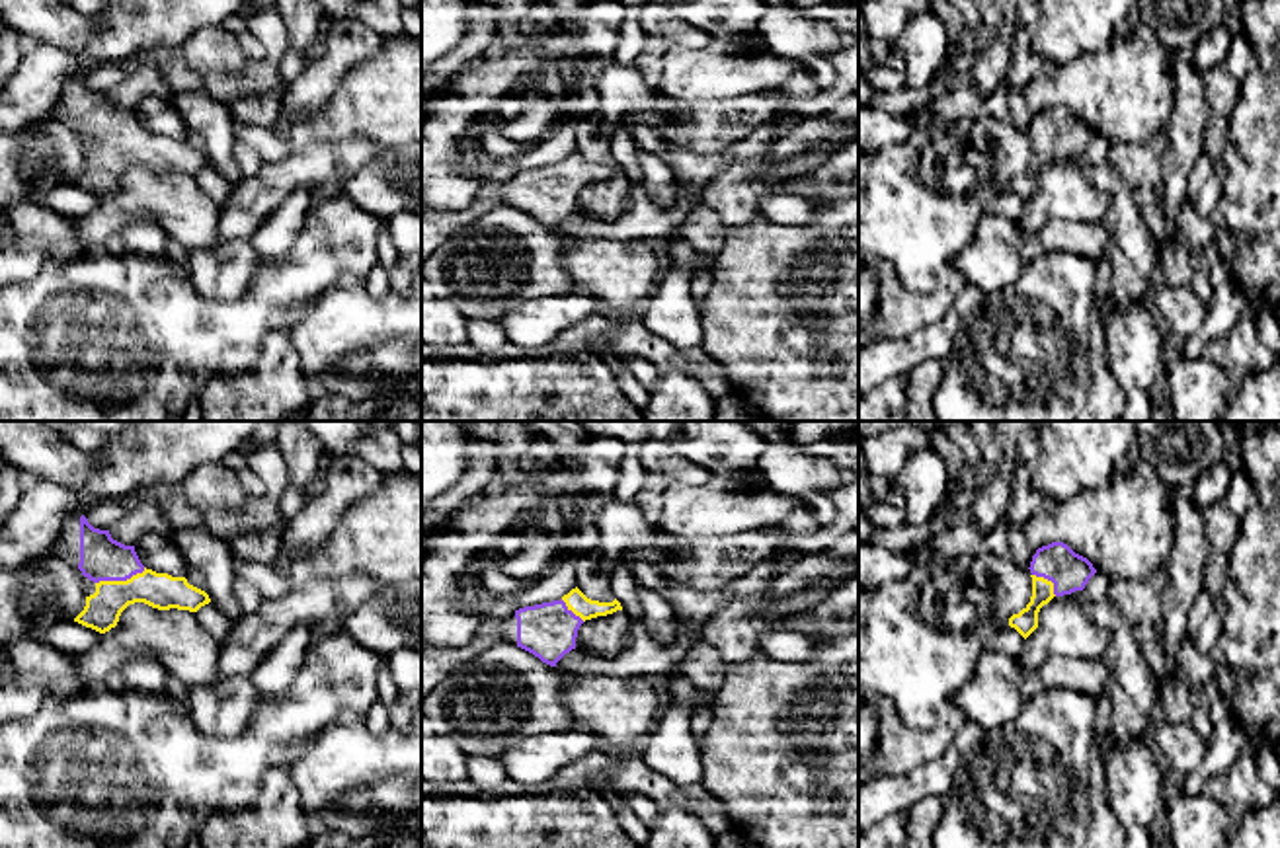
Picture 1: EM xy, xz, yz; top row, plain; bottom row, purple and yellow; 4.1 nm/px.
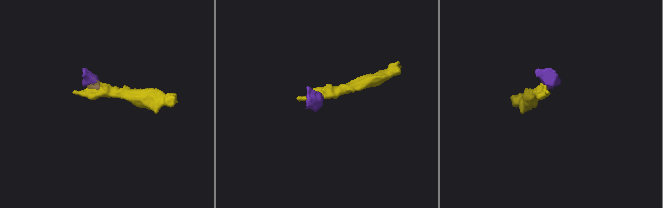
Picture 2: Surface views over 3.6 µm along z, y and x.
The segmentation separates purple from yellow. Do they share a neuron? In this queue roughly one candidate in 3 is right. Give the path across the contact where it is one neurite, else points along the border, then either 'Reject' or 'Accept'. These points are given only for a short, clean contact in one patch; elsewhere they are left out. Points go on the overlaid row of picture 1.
Path across: xy (102, 558), (120, 579), (102, 611). Accept

